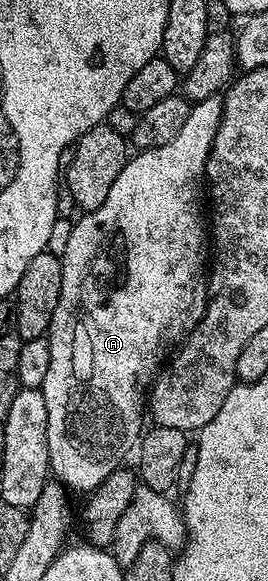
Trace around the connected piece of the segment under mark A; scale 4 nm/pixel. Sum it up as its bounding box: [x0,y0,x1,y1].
[41,96,223,491]

